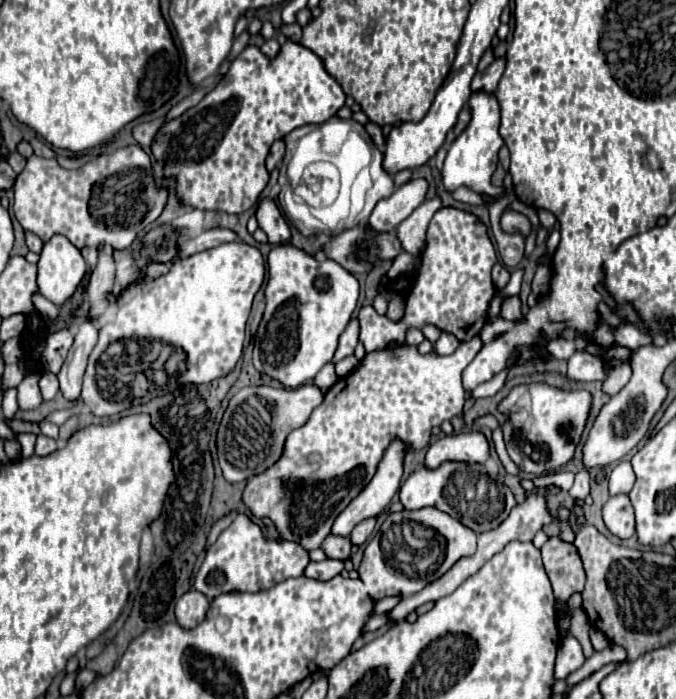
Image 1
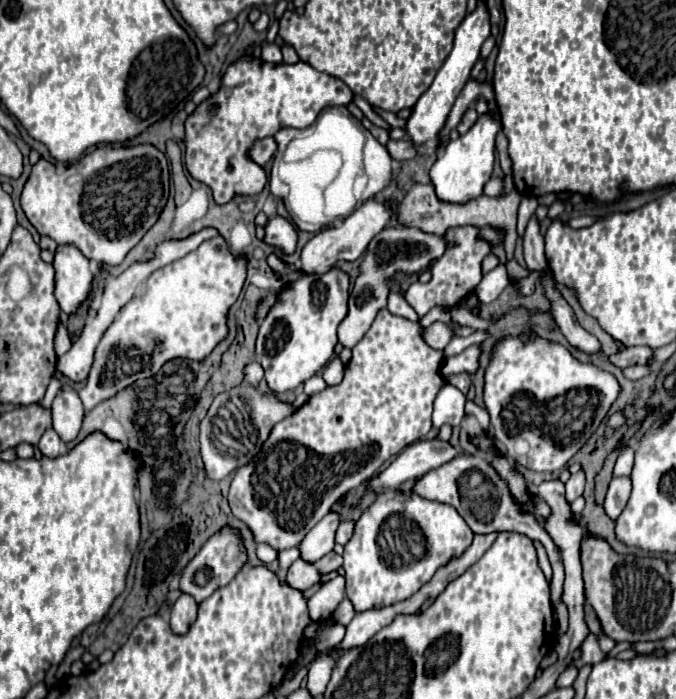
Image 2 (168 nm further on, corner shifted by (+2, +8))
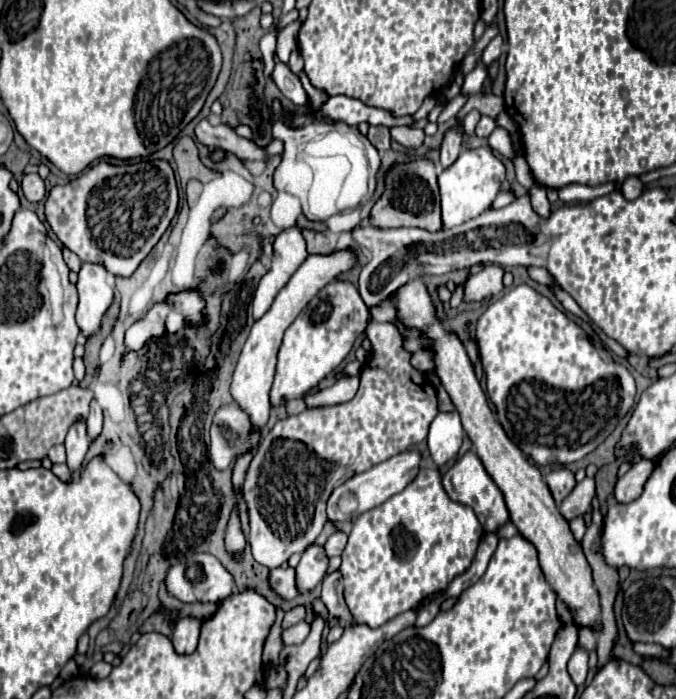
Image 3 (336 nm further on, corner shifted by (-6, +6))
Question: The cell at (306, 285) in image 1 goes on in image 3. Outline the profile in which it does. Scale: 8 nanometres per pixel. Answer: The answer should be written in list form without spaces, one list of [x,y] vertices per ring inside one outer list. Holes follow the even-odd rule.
[[[332,280],[326,284],[298,314],[284,334],[278,350],[278,366],[274,384],[270,390],[272,406],[280,406],[284,400],[304,396],[322,378],[332,374],[348,356],[354,340],[366,330],[368,308],[364,306],[354,284],[344,280]]]

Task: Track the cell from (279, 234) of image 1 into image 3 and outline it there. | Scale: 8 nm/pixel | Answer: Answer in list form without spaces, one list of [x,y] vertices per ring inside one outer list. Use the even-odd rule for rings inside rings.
[[[300,228],[282,230],[274,240],[274,256],[272,256],[272,270],[266,272],[256,288],[256,296],[252,300],[254,320],[264,316],[268,306],[274,302],[276,294],[286,286],[290,276],[308,256],[306,242]]]

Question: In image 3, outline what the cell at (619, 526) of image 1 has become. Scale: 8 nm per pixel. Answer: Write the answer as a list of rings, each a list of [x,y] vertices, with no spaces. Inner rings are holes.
[[[636,458],[632,468],[618,478],[616,482],[616,502],[620,504],[628,504],[632,500],[636,500],[640,494],[642,494],[642,488],[644,488],[644,482],[648,480],[650,472],[654,468],[654,462],[652,460],[646,460],[646,458]]]

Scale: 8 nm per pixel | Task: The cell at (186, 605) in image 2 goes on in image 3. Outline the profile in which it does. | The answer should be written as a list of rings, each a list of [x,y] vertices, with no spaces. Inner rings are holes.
[[[184,616],[178,620],[174,634],[172,634],[172,642],[176,646],[176,652],[180,654],[192,654],[192,650],[196,650],[198,644],[198,636],[200,636],[200,626],[202,622],[194,616]]]

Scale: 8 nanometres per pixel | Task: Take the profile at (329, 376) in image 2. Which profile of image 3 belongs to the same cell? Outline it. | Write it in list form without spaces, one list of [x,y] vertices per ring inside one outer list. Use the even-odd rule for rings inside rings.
[[[342,376],[330,388],[320,390],[314,396],[306,396],[306,406],[330,406],[350,400],[358,390],[358,376]]]

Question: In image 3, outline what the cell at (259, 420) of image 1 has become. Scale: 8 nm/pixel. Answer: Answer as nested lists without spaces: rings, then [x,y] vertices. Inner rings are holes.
[[[236,404],[222,406],[210,426],[210,458],[216,470],[226,470],[236,458],[256,448],[262,432],[256,430],[248,414]]]

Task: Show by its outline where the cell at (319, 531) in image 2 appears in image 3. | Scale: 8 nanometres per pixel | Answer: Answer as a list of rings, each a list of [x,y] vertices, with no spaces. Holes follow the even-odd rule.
[[[312,544],[302,552],[302,560],[296,566],[296,582],[300,592],[312,590],[316,584],[322,582],[328,570],[328,556],[324,554],[324,546]]]

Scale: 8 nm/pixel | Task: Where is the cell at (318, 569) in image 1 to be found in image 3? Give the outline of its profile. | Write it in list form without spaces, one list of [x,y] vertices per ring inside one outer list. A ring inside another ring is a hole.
[[[290,566],[288,568],[274,568],[270,572],[270,584],[284,600],[292,600],[300,594],[300,590],[296,588],[296,570]]]

